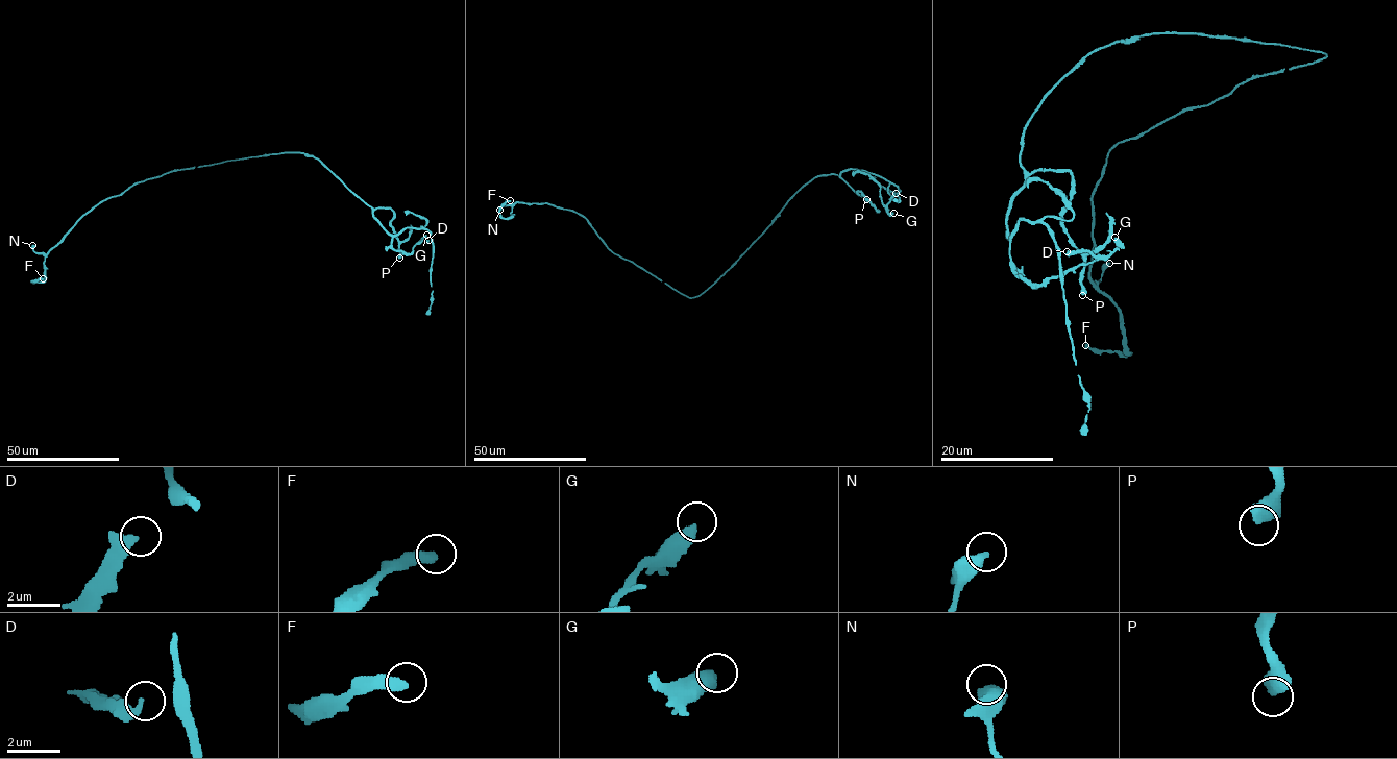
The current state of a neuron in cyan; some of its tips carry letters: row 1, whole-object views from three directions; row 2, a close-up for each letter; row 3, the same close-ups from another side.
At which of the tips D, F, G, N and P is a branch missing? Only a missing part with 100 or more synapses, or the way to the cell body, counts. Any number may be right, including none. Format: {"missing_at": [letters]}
{"missing_at": []}

